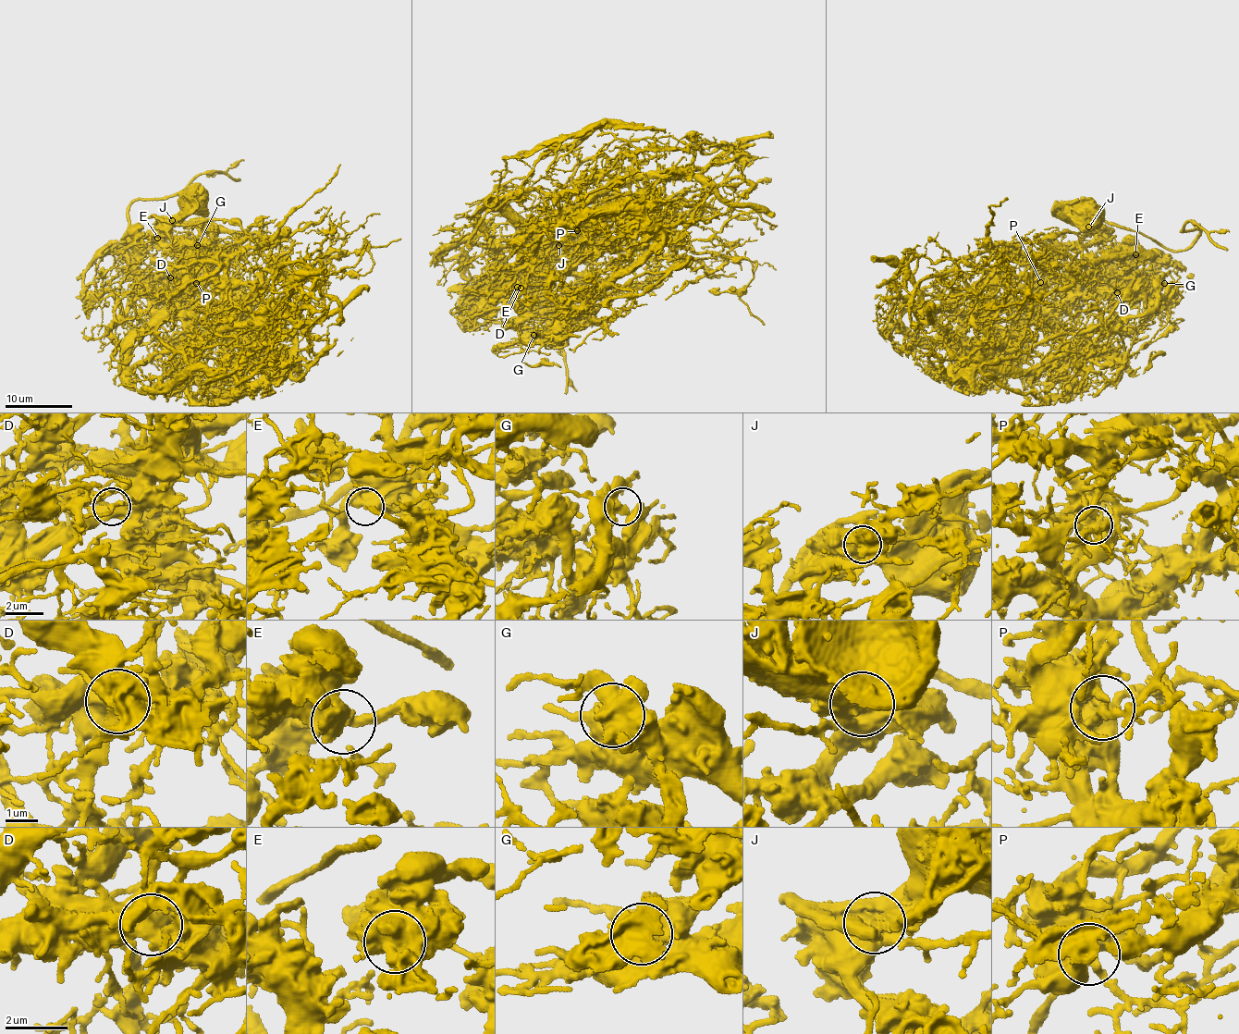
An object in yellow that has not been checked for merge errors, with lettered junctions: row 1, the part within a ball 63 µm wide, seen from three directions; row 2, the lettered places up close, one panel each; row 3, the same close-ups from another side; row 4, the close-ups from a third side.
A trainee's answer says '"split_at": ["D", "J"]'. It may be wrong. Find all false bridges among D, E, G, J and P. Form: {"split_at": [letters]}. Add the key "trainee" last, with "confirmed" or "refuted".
{"split_at": ["D", "J"], "trainee": "confirmed"}

